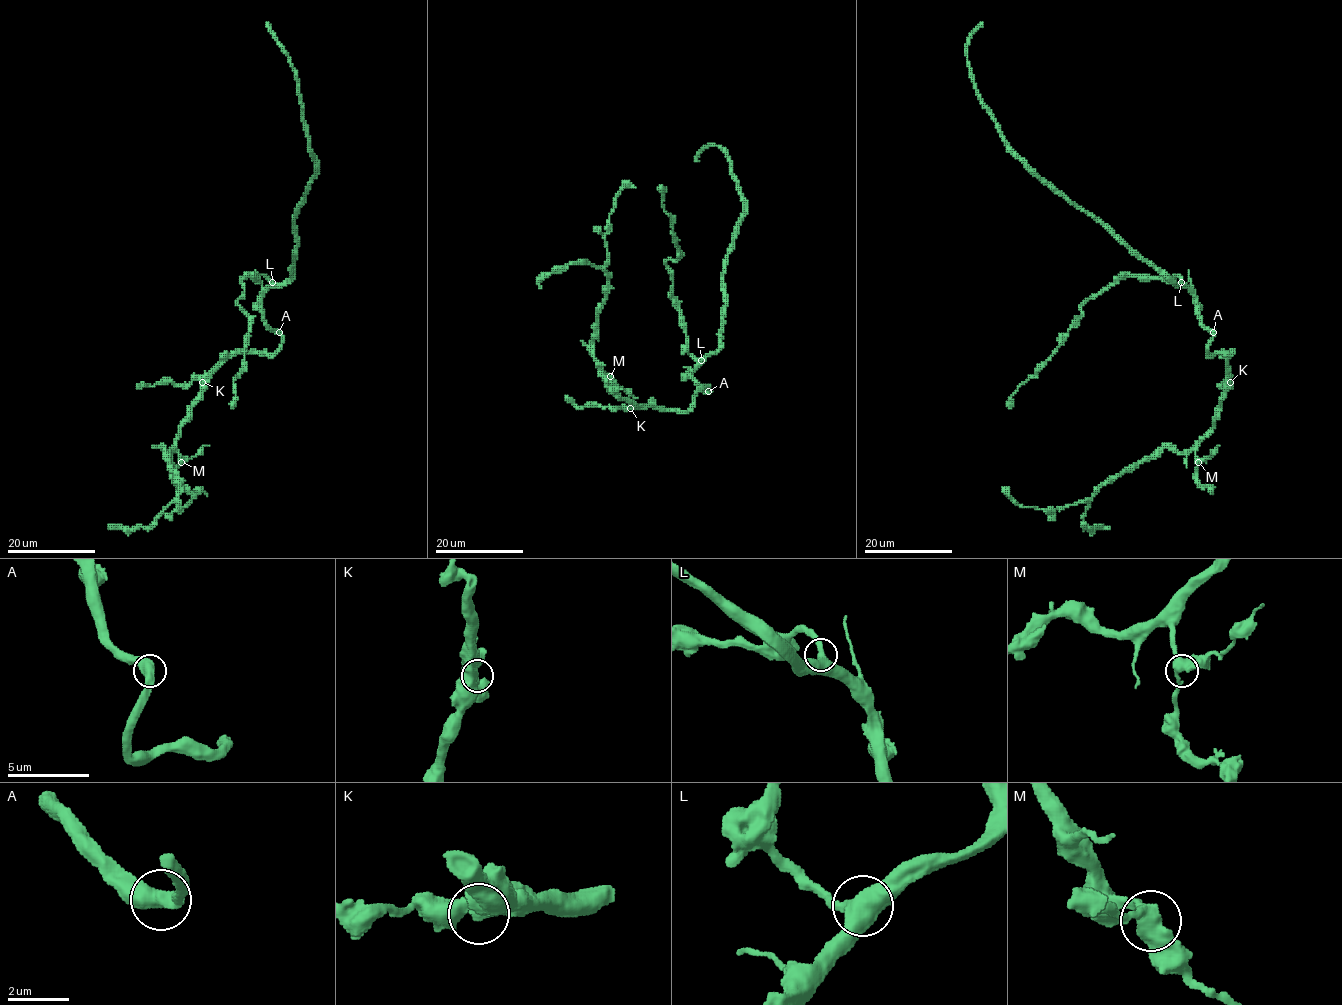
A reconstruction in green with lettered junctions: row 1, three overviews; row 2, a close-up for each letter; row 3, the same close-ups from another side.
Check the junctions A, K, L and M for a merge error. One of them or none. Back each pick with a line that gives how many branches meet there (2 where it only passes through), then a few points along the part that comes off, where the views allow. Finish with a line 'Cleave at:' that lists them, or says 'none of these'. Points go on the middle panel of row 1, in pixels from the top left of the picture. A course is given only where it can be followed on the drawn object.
Cleave at: none of these

